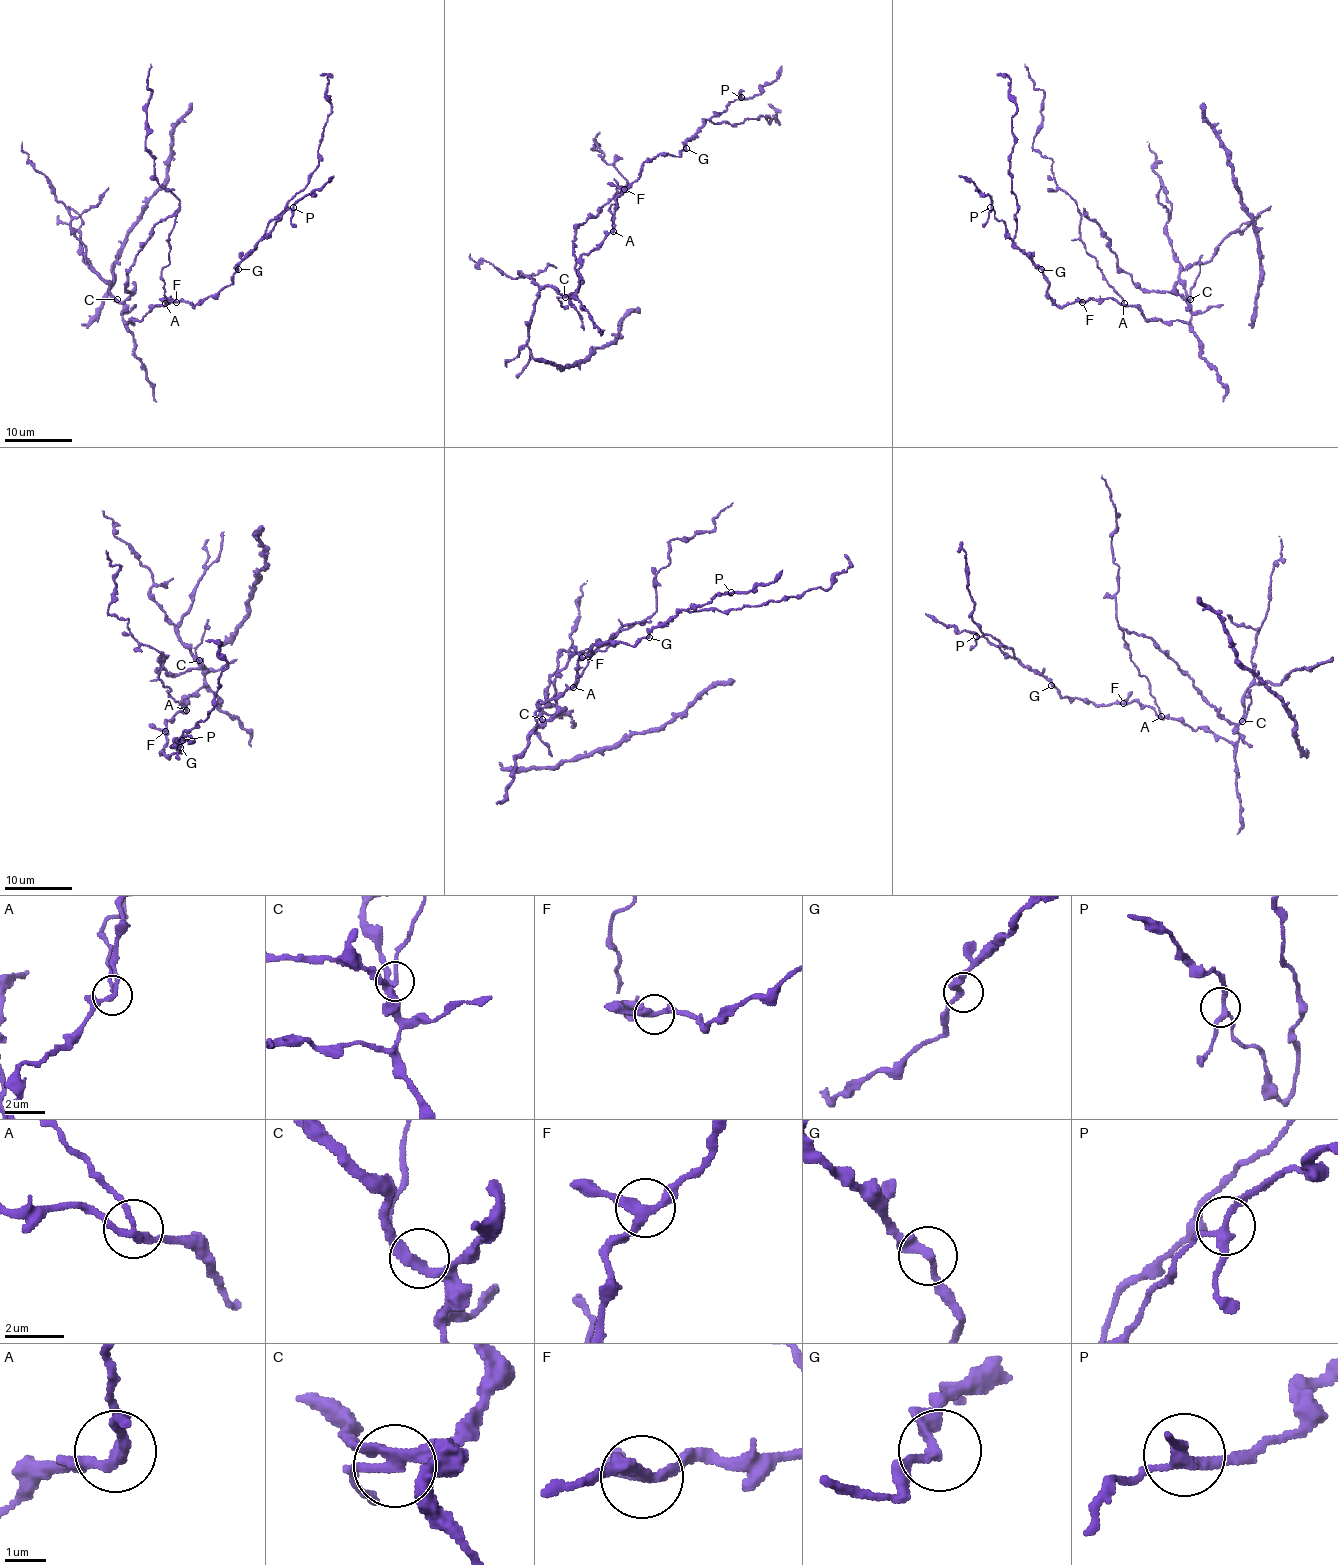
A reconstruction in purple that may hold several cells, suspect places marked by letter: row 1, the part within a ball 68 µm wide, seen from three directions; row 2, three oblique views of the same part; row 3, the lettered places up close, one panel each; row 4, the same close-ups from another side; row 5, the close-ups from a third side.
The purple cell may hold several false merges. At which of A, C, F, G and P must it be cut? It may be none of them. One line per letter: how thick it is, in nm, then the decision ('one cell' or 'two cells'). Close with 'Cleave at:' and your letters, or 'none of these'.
A: calibre 200 nm; two cells
C: calibre 240 nm; two cells
F: calibre 260 nm; one cell
G: calibre 200 nm; one cell
P: calibre 200 nm; one cell
Cleave at: A, C

